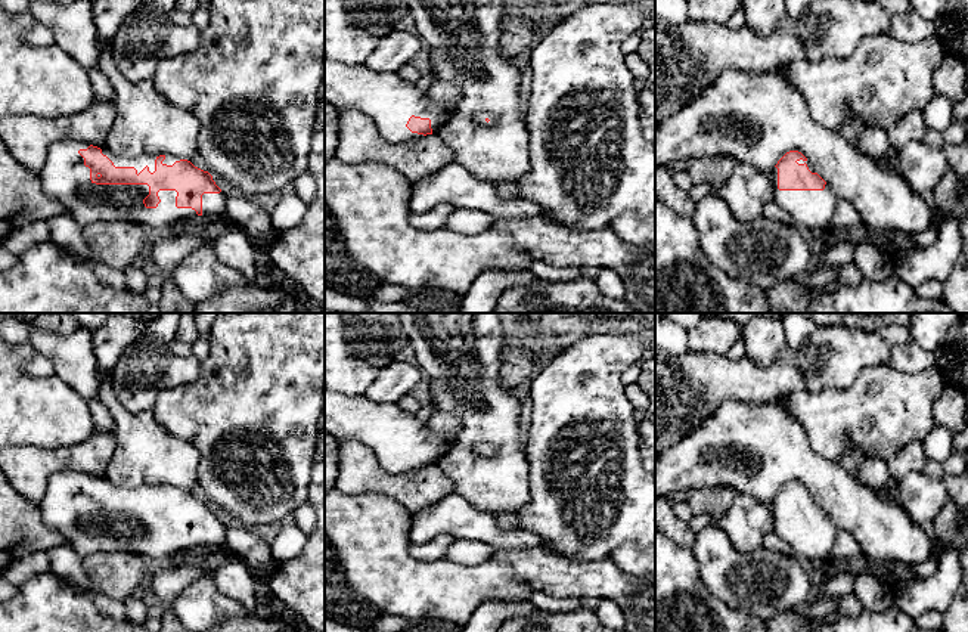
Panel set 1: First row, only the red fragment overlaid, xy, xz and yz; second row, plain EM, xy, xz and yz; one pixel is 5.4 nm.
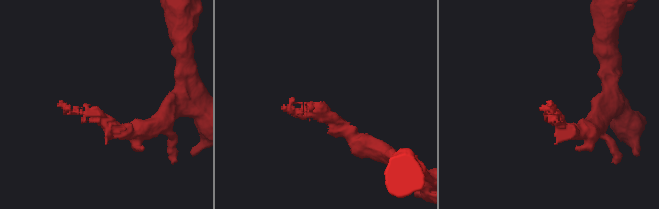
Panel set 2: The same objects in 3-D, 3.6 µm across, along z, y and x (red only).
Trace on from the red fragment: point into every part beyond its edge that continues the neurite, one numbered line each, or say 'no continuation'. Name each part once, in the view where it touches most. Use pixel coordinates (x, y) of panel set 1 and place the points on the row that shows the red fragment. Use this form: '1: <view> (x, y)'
1: xy (64, 177)

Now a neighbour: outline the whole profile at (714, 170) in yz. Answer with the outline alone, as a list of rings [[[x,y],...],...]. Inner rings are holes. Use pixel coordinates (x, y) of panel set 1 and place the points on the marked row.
[[[711,157],[711,158],[691,158],[686,162],[686,170],[694,185],[708,183],[717,190],[730,176],[735,159],[730,157]]]

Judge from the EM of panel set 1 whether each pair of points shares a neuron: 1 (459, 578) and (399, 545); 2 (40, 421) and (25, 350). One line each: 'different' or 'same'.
1: same
2: same

